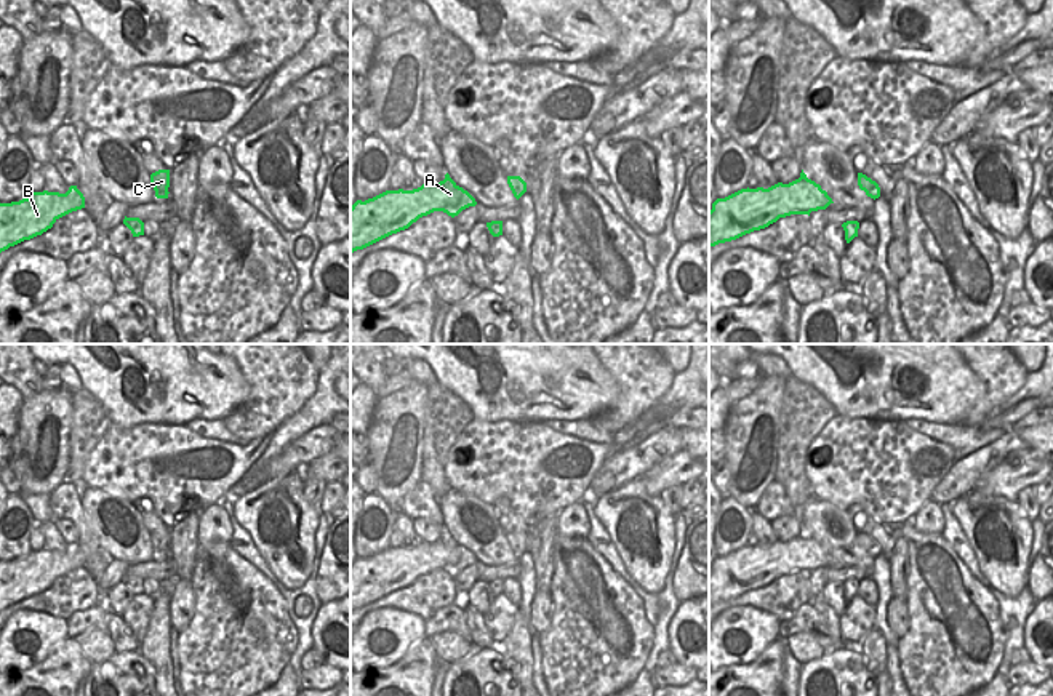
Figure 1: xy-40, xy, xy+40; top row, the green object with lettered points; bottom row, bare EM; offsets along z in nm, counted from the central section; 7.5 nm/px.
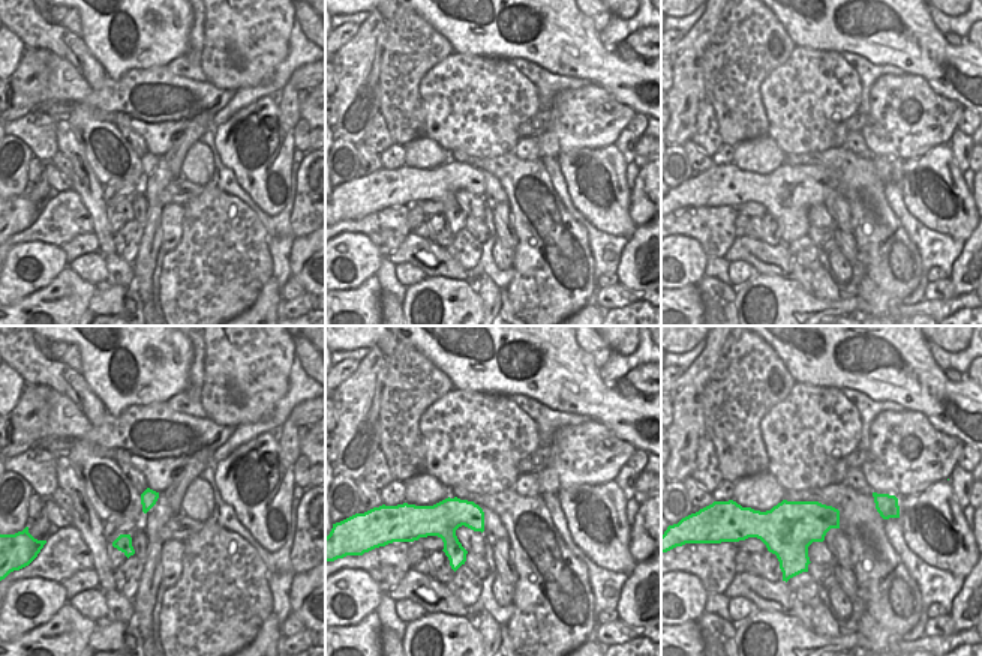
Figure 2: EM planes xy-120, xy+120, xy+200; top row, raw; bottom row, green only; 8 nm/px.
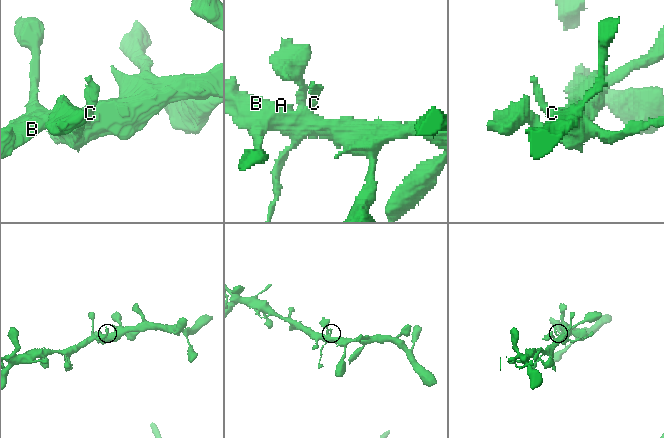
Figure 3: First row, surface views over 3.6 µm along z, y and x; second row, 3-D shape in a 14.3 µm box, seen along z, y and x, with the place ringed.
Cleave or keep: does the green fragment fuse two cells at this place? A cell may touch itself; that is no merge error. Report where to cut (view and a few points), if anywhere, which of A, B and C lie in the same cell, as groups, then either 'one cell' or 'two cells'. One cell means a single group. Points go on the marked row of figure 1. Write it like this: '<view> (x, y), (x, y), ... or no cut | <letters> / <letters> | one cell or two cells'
no cut | A B C | one cell

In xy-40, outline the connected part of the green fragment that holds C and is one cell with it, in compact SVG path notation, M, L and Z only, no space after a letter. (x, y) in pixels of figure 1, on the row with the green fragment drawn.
M158 170L150 174L150 184L157 198L168 198L170 170Z

